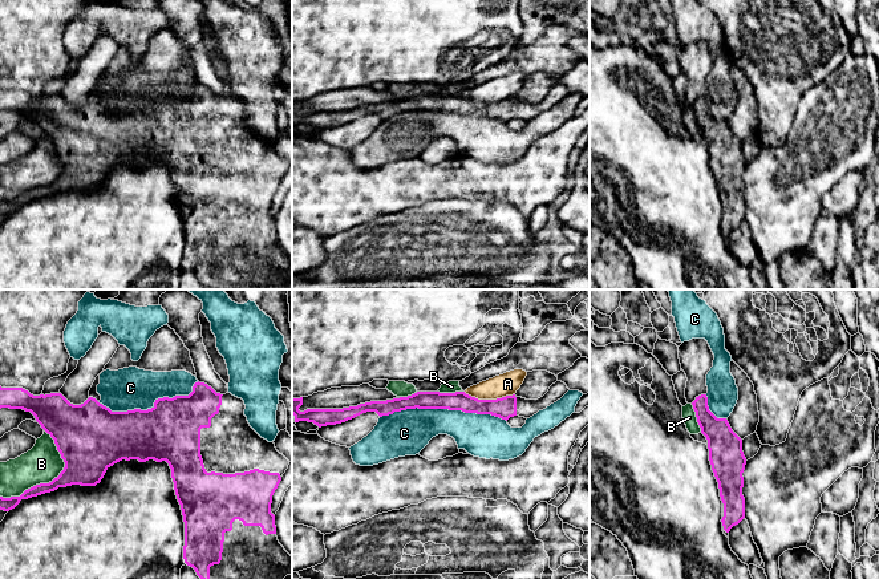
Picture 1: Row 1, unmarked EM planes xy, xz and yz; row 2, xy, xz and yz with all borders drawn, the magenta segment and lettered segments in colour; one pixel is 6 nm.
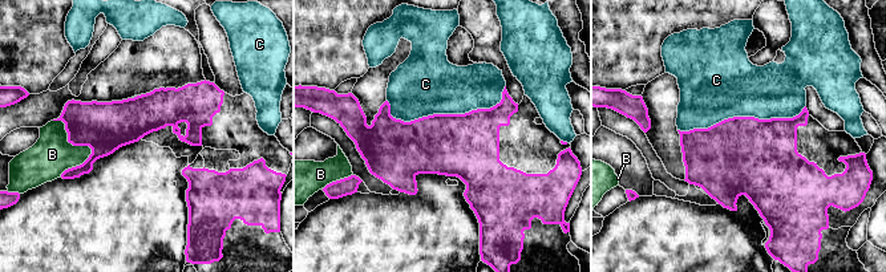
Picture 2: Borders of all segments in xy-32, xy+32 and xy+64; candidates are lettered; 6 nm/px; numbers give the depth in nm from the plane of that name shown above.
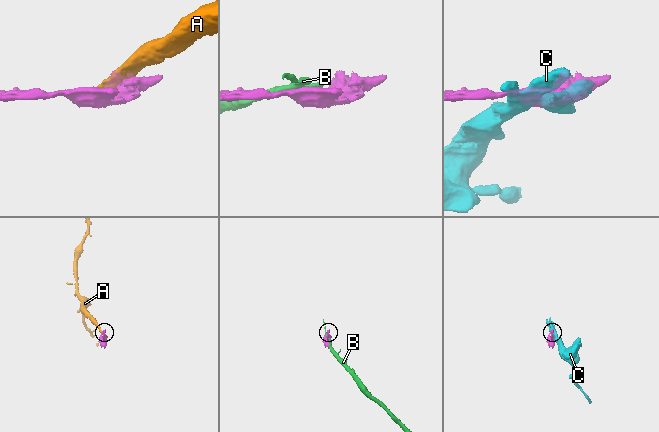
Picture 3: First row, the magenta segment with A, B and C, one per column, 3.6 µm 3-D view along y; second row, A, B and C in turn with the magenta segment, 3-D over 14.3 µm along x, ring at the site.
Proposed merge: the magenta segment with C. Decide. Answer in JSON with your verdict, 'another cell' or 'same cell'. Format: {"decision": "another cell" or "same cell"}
{"decision": "another cell"}

